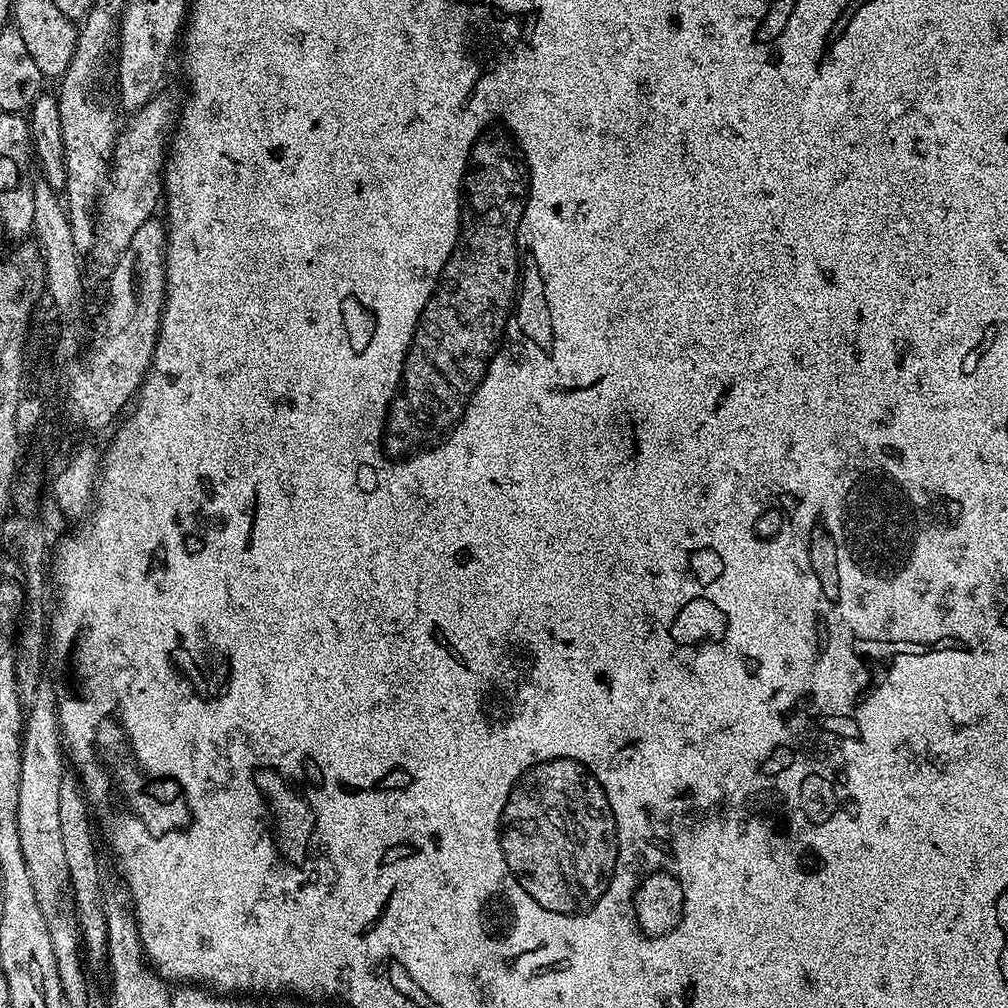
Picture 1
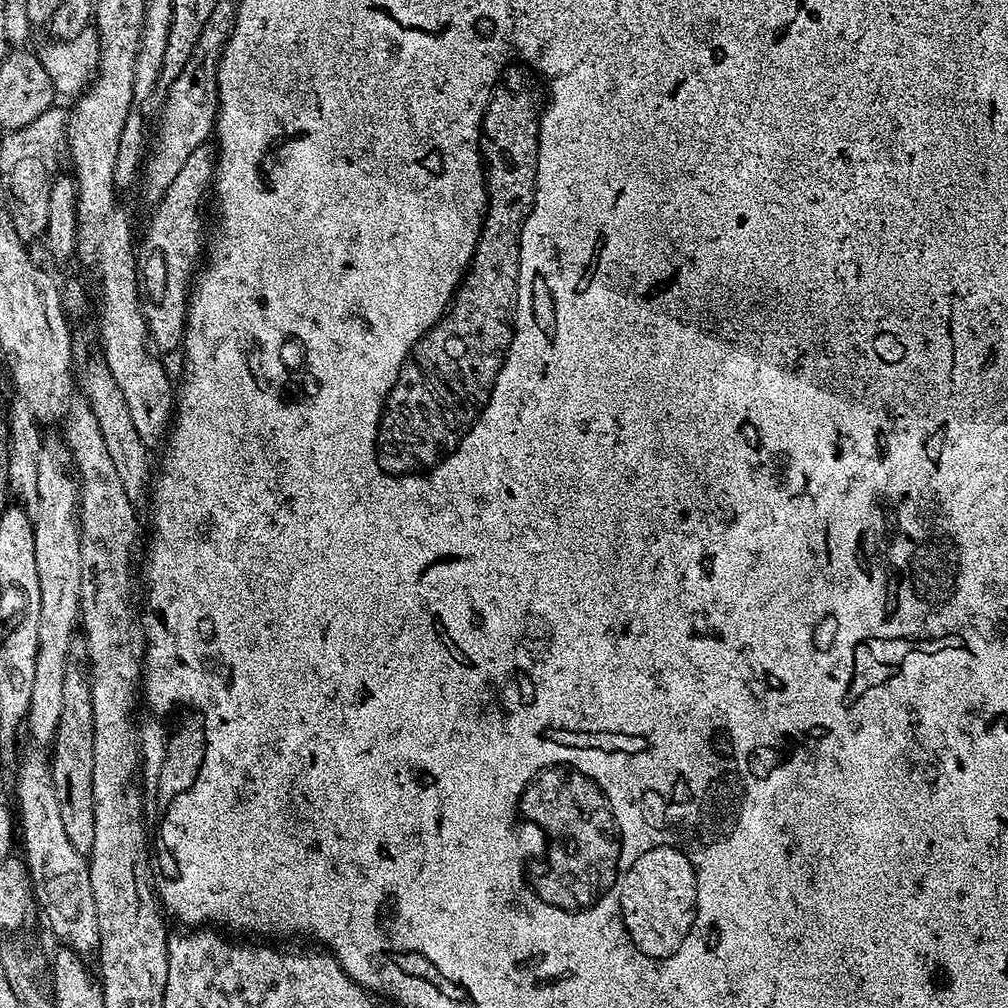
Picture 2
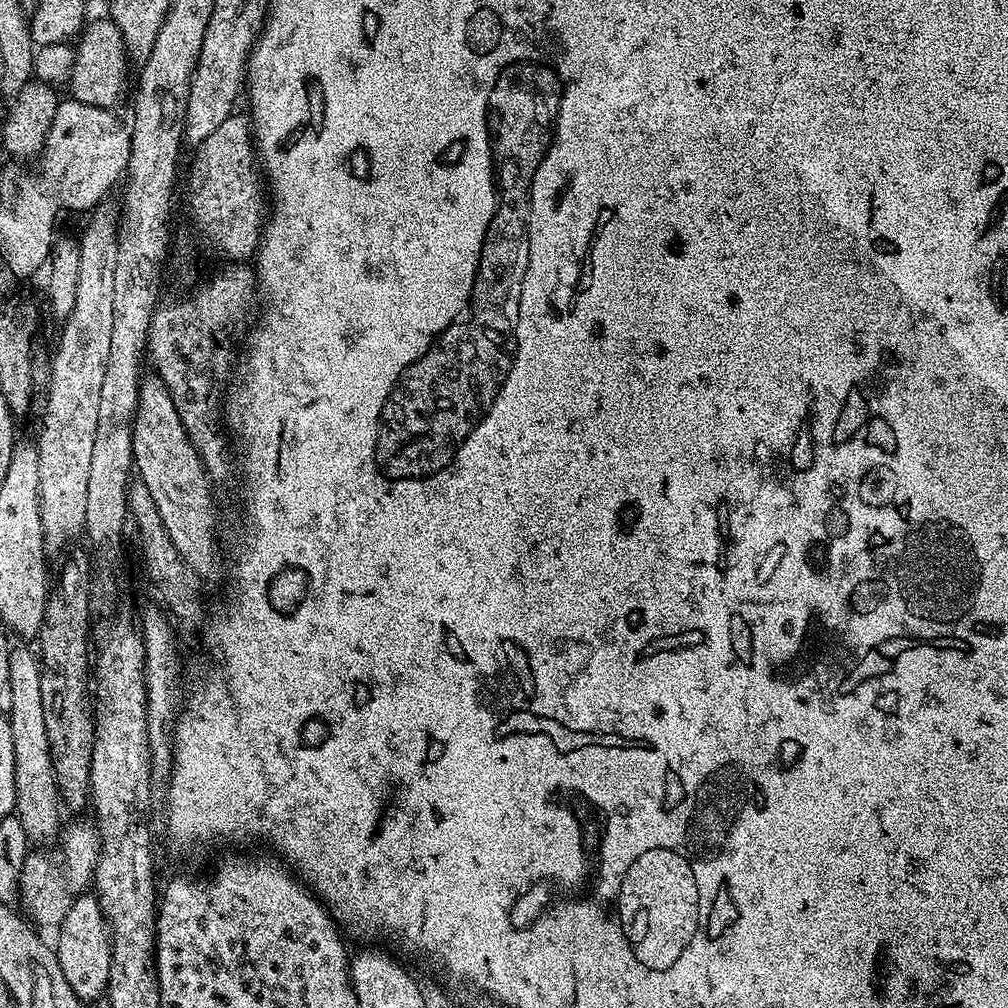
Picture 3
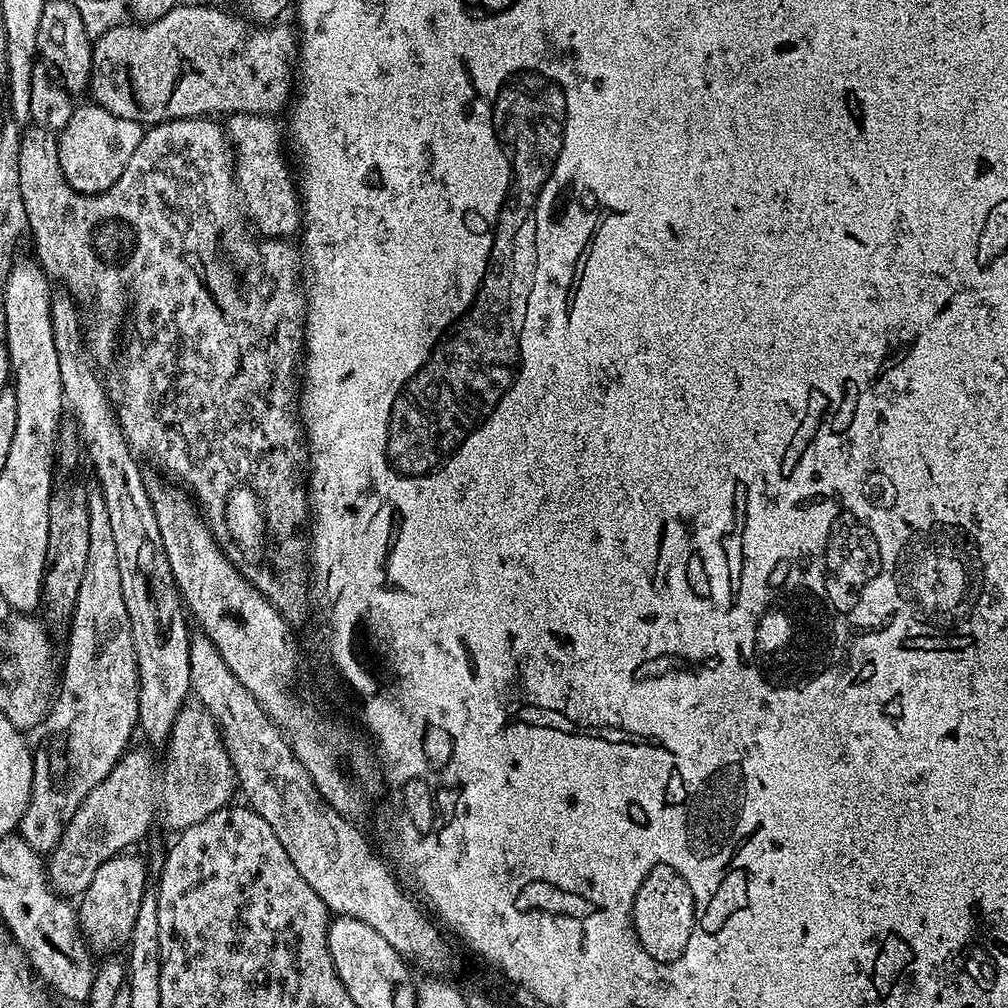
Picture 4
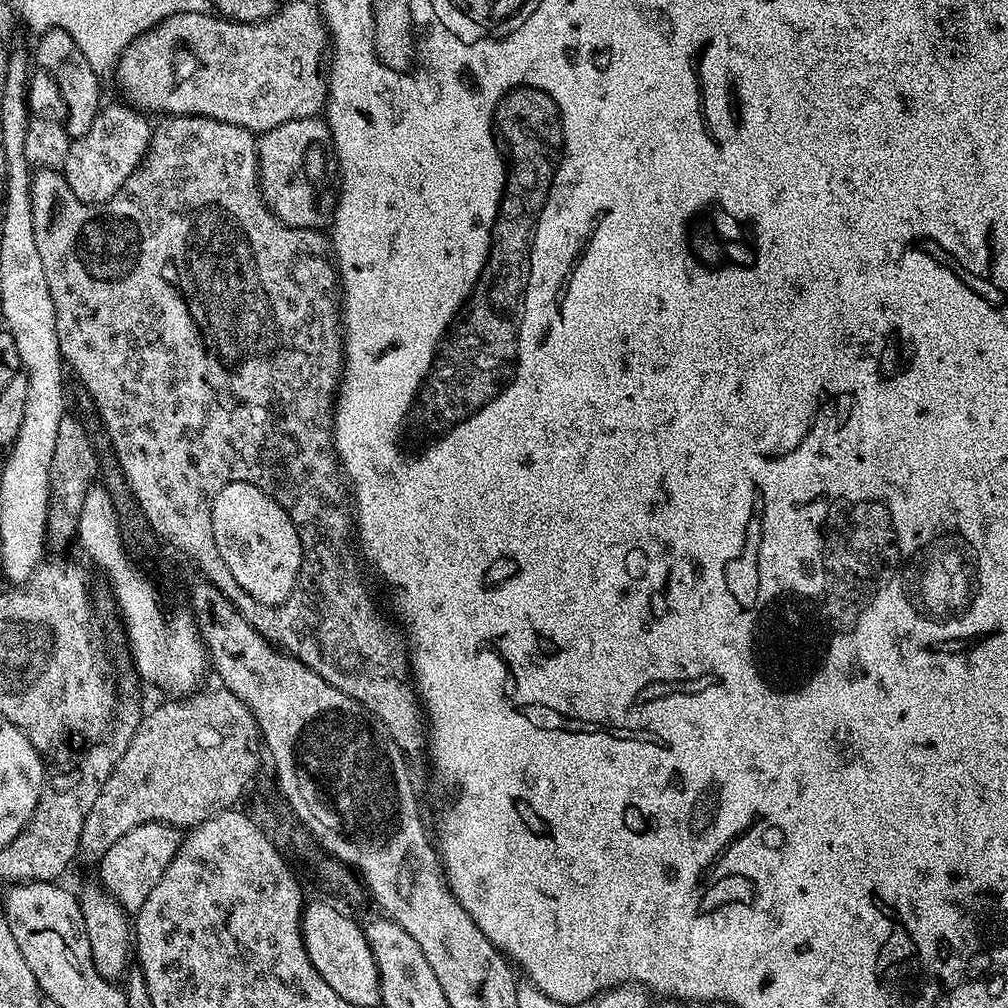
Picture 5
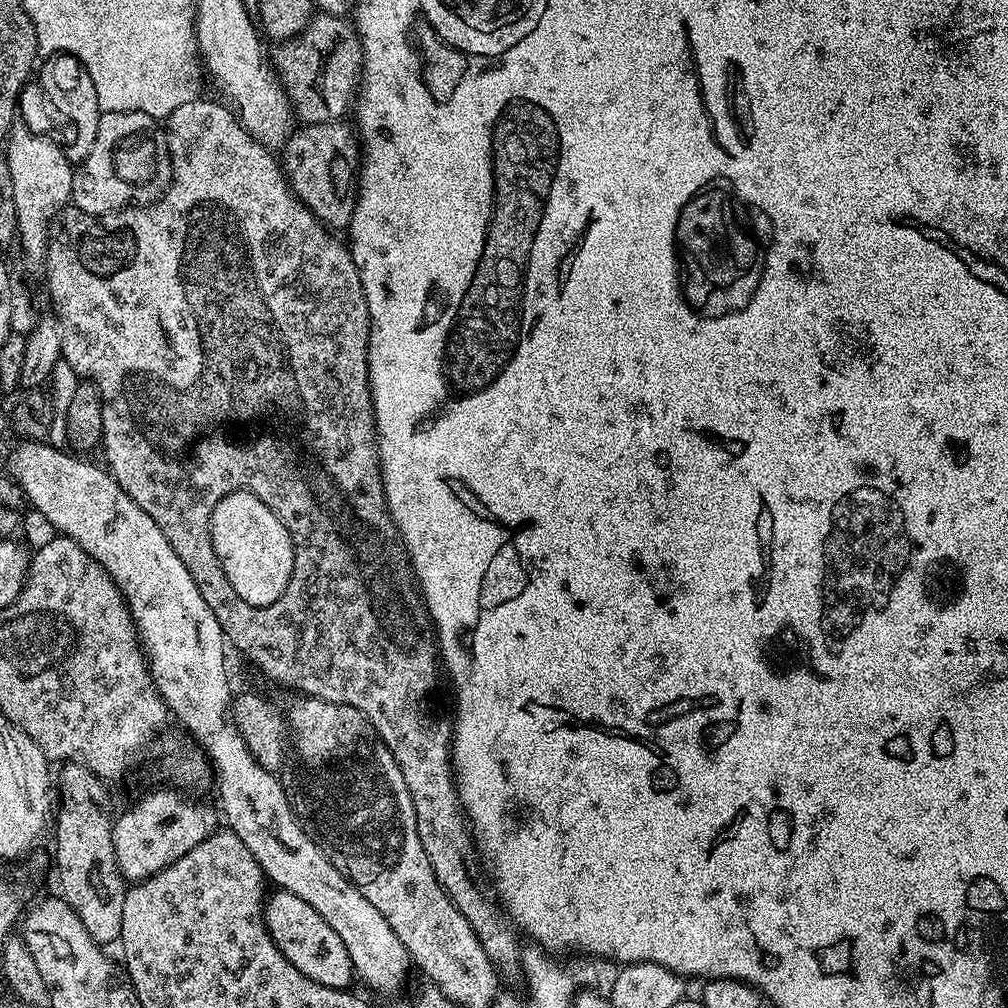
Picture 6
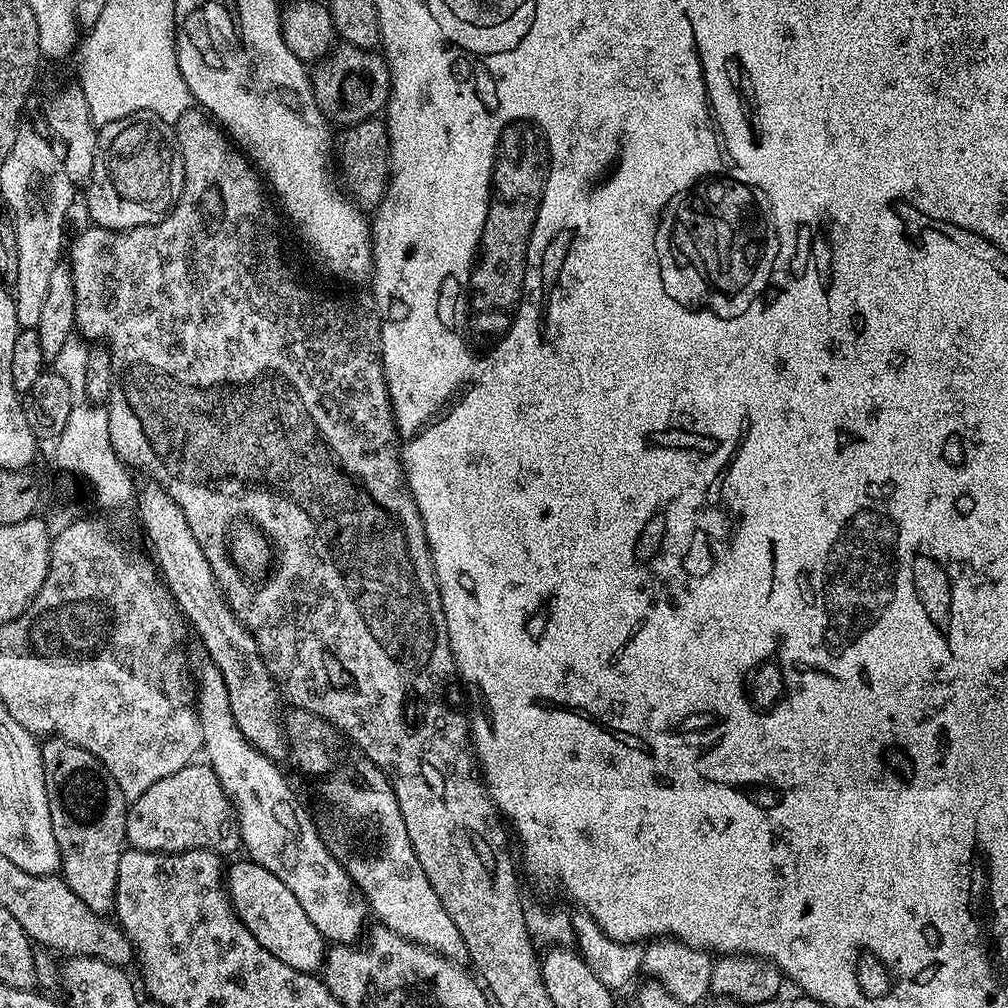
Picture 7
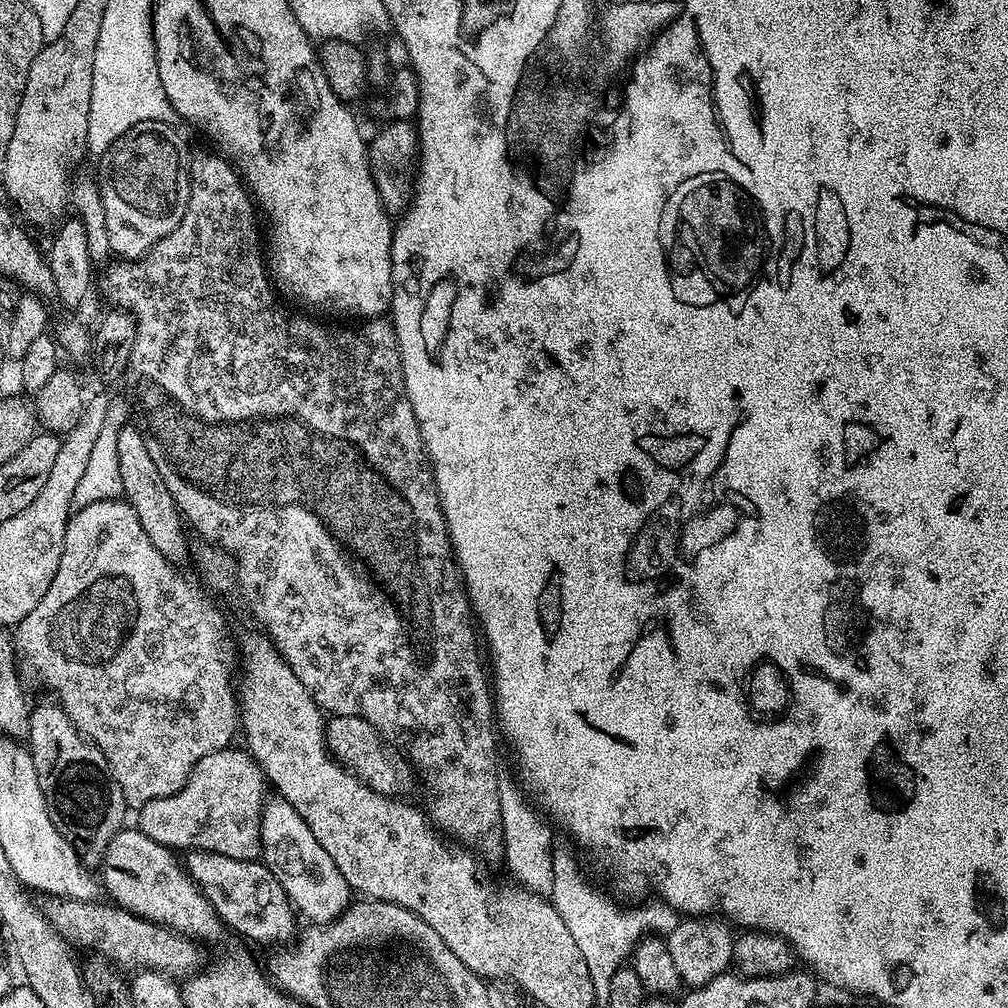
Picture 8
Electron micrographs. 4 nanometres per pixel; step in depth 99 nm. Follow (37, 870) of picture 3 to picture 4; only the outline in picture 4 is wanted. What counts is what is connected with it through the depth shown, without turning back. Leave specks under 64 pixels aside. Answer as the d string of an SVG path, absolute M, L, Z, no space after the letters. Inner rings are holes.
M185 703L183 710L178 714L163 749L164 765L160 768L160 776L156 773L156 764L152 761L151 754L135 748L125 752L106 779L94 786L90 794L86 794L82 806L78 806L74 818L70 818L70 822L64 827L58 846L47 857L48 879L52 887L65 898L79 897L86 890L86 886L90 886L90 878L94 878L102 862L106 862L111 856L121 855L125 850L131 849L128 848L131 844L138 843L147 834L159 808L161 818L170 827L183 830L202 822L202 818L210 818L210 814L214 814L218 809L229 807L231 800L228 799L234 794L237 795L235 766L231 764L220 728L215 718L199 703Z

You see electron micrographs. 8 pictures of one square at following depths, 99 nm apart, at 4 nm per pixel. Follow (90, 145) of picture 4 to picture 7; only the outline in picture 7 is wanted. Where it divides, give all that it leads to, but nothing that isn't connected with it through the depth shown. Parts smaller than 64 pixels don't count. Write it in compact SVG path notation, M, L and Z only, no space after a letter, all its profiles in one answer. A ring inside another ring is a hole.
M135 112L126 118L99 125L96 133L94 170L86 185L88 216L92 219L89 221L95 227L125 232L127 228L156 224L172 211L172 206L180 199L183 189L184 155L180 152L173 125L162 122L158 114L149 112Z

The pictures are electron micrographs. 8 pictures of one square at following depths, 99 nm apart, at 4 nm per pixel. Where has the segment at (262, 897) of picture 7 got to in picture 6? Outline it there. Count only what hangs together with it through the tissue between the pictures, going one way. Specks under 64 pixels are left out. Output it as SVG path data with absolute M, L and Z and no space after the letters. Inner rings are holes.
M276 890L267 897L264 905L264 925L268 928L273 942L282 950L282 954L306 978L318 982L327 988L339 988L341 990L349 987L348 983L354 980L354 969L352 959L342 946L342 938L334 934L330 922L310 906L310 902L302 902L298 894L290 894L283 890Z

